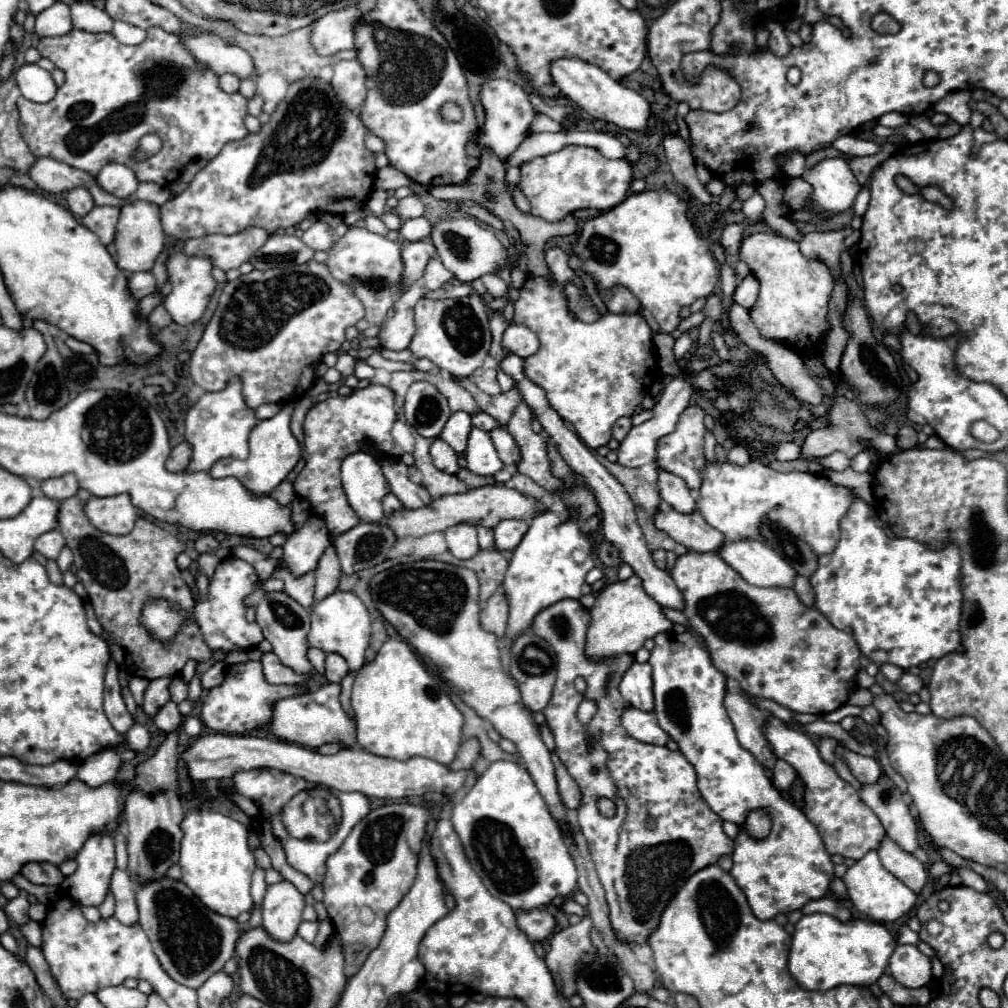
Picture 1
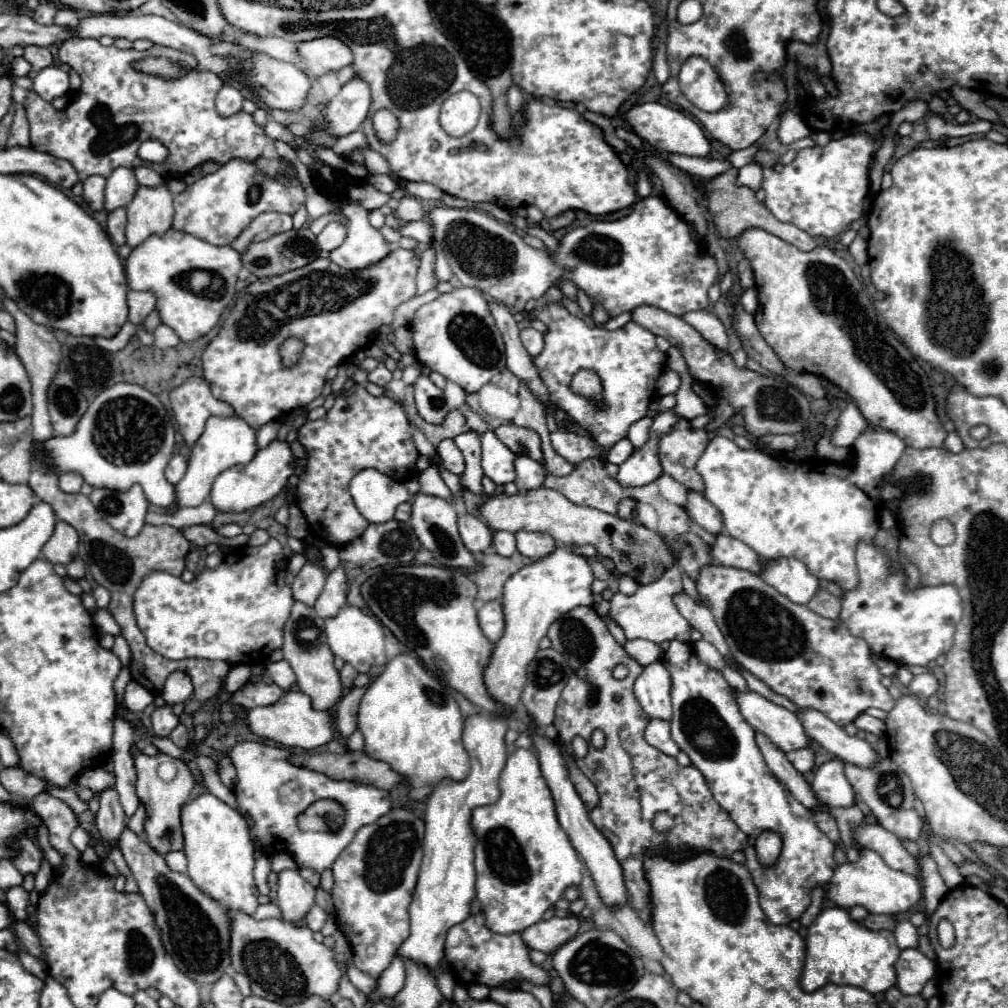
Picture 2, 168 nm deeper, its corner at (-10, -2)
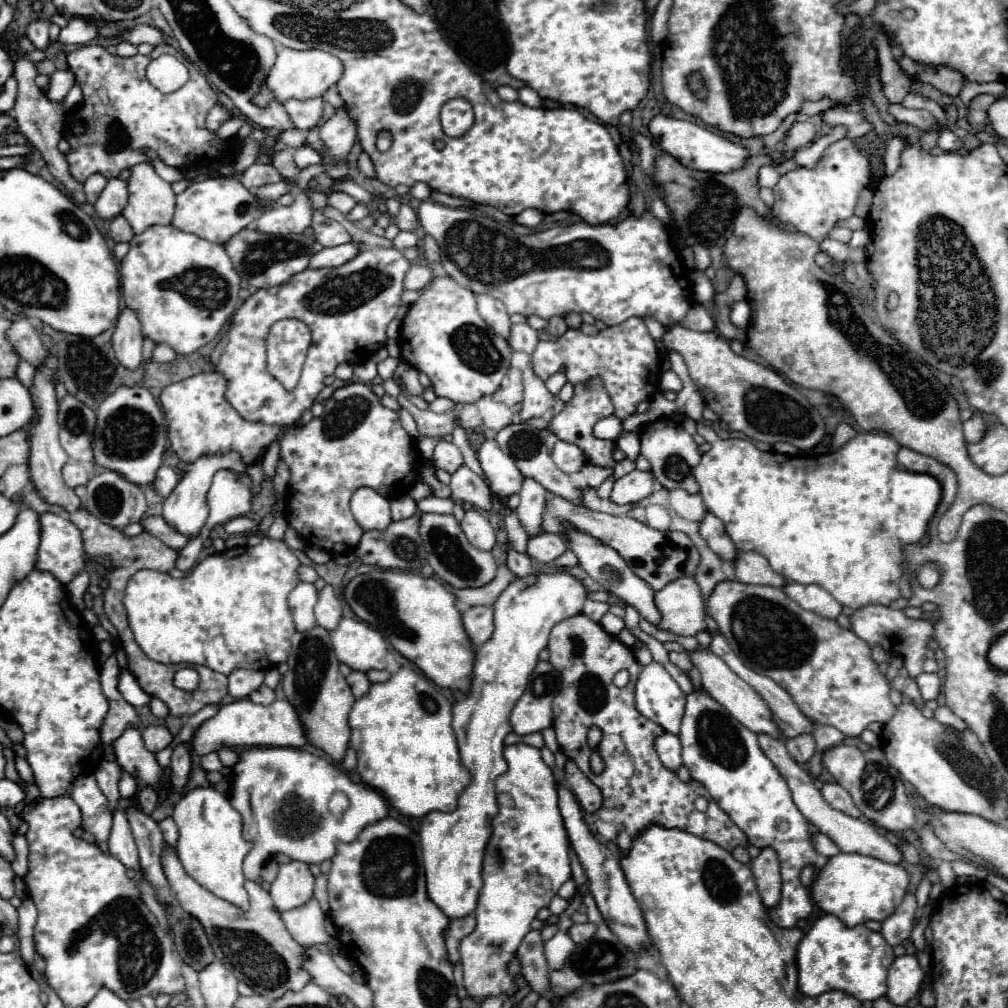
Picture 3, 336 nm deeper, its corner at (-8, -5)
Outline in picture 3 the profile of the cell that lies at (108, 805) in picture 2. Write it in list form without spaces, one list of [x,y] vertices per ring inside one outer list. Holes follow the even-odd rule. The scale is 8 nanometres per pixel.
[[[103,760],[99,764],[99,768],[95,770],[95,778],[97,778],[97,784],[101,788],[101,792],[105,794],[105,798],[109,800],[109,808],[111,812],[117,810],[117,804],[121,800],[121,794],[119,794],[119,788],[117,788],[117,782],[119,782],[119,764],[117,762],[107,762]]]

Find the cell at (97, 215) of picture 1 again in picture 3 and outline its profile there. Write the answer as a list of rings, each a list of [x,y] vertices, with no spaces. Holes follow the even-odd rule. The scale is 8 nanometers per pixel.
[[[115,216],[113,222],[111,222],[111,228],[109,228],[109,236],[115,240],[115,242],[129,242],[133,238],[133,230],[131,226],[125,222],[123,216]]]

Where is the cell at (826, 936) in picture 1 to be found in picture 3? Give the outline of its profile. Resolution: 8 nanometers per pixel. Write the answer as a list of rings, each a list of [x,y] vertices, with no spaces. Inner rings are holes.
[[[823,914],[805,934],[797,950],[799,992],[819,996],[829,990],[843,990],[861,1002],[873,1002],[887,992],[887,970],[893,960],[893,948],[879,932],[867,930],[863,924],[849,928],[837,916]]]

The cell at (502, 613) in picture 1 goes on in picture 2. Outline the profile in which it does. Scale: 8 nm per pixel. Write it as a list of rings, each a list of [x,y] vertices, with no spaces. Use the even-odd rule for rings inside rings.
[[[489,601],[485,603],[479,613],[477,613],[477,619],[479,619],[479,625],[481,625],[481,631],[483,635],[491,641],[491,643],[497,643],[499,641],[499,635],[503,635],[503,607],[499,601]]]

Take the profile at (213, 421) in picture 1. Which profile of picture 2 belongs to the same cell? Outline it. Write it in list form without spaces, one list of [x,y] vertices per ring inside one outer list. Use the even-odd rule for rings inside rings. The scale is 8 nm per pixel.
[[[211,417],[207,421],[207,427],[203,431],[203,435],[199,437],[199,441],[195,443],[191,457],[189,457],[189,465],[187,465],[187,473],[185,477],[175,485],[175,499],[179,507],[197,507],[201,505],[209,493],[211,493],[211,485],[213,479],[233,467],[233,465],[245,465],[249,463],[257,453],[257,441],[255,441],[255,429],[251,429],[241,417]]]

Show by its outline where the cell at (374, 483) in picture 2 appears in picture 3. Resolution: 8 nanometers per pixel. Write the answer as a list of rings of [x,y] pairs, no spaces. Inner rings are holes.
[[[367,486],[353,492],[351,512],[363,530],[385,530],[391,524],[389,500]]]

